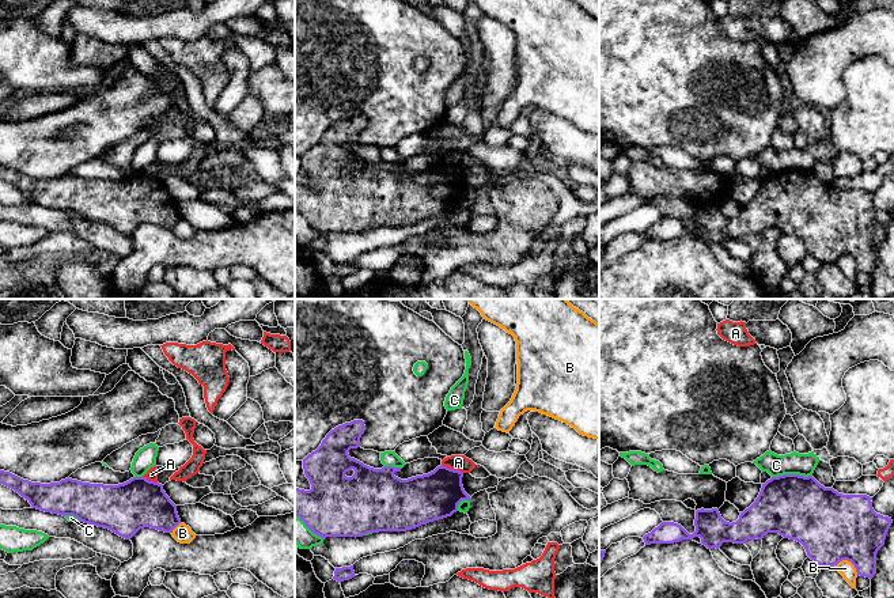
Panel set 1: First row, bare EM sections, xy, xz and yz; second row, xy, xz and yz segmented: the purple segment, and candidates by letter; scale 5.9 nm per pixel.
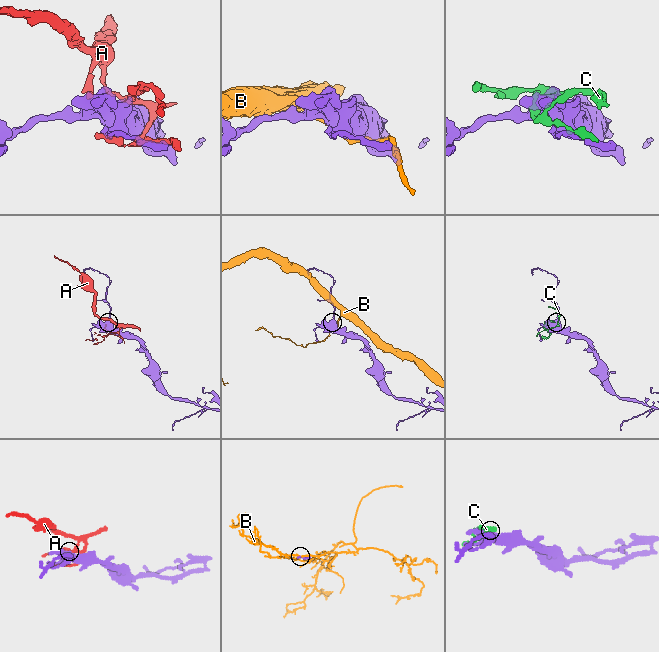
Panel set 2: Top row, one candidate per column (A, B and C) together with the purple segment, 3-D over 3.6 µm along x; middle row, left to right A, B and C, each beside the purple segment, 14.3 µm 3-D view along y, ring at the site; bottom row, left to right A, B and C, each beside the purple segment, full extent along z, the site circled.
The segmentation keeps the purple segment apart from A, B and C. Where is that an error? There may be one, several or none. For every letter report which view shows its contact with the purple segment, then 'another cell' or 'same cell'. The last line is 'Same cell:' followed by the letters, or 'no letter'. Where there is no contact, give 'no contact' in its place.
A: meets purple in xz; another cell
B: meets purple in yz; another cell
C: meets purple in yz; another cell
Same cell: no letter

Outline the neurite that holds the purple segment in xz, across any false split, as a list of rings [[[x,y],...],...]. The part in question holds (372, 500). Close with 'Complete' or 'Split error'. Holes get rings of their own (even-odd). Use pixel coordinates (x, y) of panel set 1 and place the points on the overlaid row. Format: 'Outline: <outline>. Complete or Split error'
Outline: [[[353,420],[332,429],[321,446],[303,459],[310,491],[295,488],[295,515],[317,535],[363,537],[379,531],[406,531],[451,516],[462,500],[470,500],[462,485],[463,473],[447,466],[401,480],[394,476],[402,468],[374,469],[351,458],[349,450],[360,447],[364,421]]]. Complete

